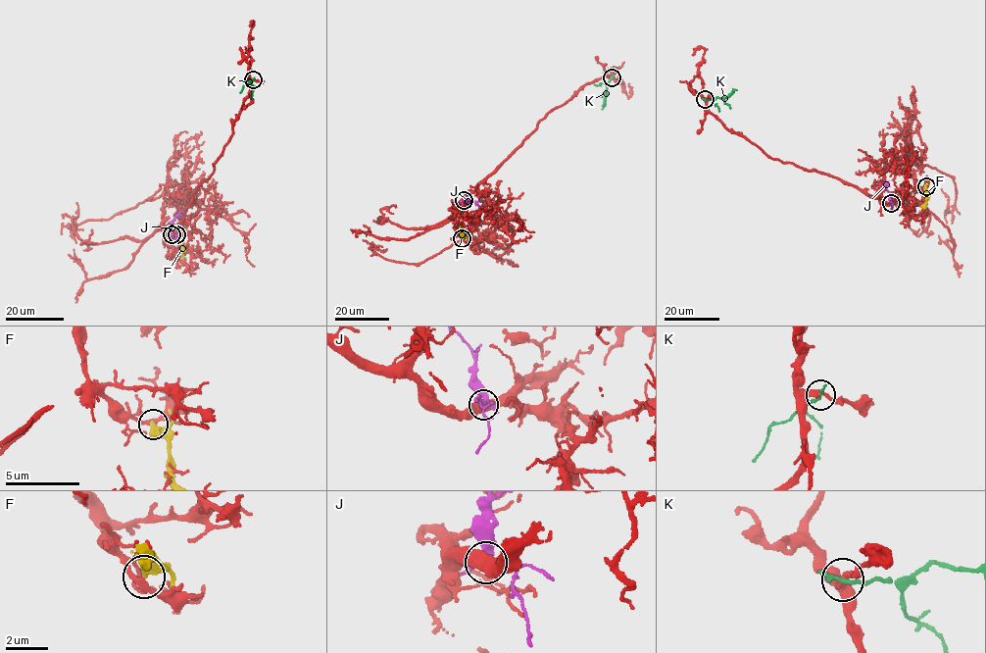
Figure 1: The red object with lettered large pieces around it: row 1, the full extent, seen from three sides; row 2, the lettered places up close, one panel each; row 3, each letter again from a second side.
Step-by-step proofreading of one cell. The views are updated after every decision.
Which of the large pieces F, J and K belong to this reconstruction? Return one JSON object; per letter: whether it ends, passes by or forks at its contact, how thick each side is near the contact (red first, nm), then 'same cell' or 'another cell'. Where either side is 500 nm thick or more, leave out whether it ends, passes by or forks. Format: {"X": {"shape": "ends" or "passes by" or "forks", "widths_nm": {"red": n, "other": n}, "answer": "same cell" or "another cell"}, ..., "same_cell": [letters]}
{"F": {"shape": "ends", "widths_nm": {"red": 280, "other": 440}, "answer": "another cell"}, "J": {"shape": "forks", "widths_nm": {"red": 460, "other": 200}, "answer": "same cell"}, "K": {"shape": "ends", "widths_nm": {"red": 280, "other": 220}, "answer": "another cell"}, "same_cell": ["J"]}

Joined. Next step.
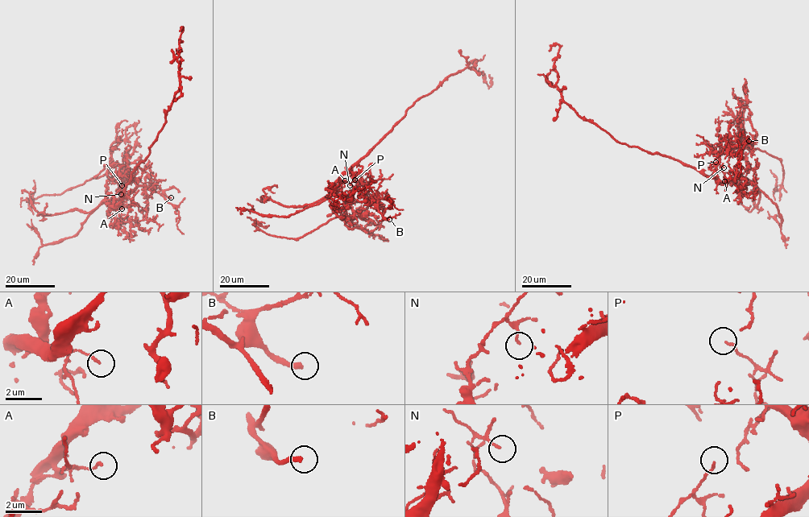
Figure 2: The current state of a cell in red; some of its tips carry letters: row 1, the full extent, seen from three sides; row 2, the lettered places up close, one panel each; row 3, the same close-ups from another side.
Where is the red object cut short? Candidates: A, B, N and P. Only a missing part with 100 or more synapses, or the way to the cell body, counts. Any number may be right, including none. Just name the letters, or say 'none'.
B

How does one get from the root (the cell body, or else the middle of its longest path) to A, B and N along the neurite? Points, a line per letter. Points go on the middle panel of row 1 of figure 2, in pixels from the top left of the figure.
A: (363, 156), (338, 179), (345, 180)
B: (363, 156), (353, 167), (352, 173), (370, 188), (376, 200), (378, 211), (384, 218), (389, 219)
N: (363, 156), (339, 179), (342, 183), (349, 181), (350, 185)

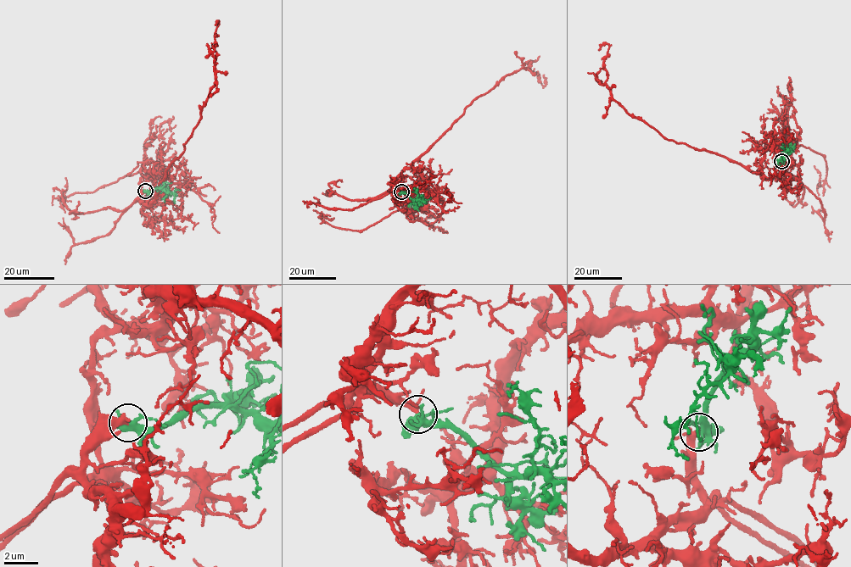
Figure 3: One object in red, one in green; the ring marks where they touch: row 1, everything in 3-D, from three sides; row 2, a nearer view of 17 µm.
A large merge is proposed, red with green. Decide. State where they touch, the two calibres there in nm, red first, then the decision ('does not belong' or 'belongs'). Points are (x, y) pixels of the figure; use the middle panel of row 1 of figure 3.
place (401, 191); calibres 240 and 400 nm; belongs

